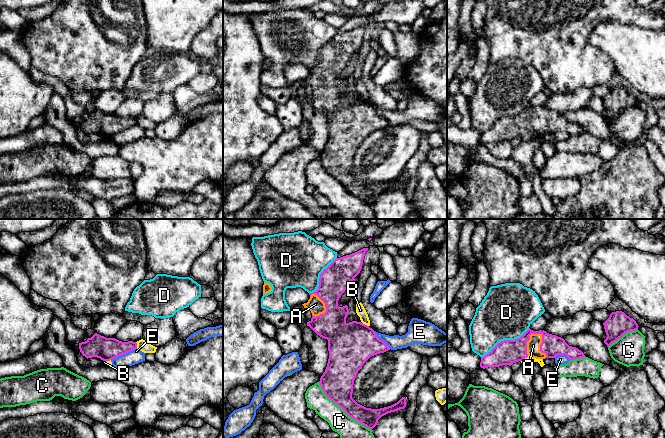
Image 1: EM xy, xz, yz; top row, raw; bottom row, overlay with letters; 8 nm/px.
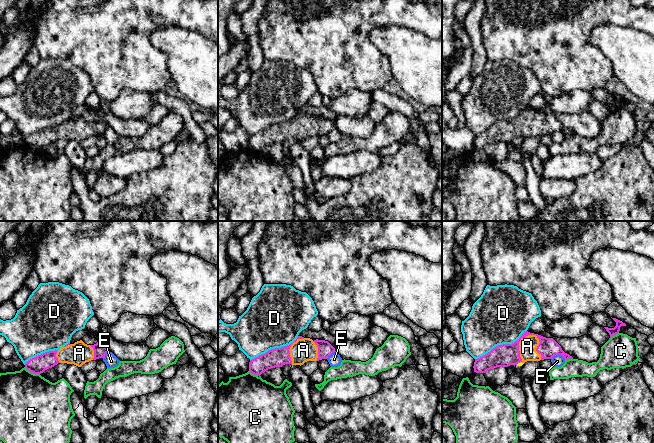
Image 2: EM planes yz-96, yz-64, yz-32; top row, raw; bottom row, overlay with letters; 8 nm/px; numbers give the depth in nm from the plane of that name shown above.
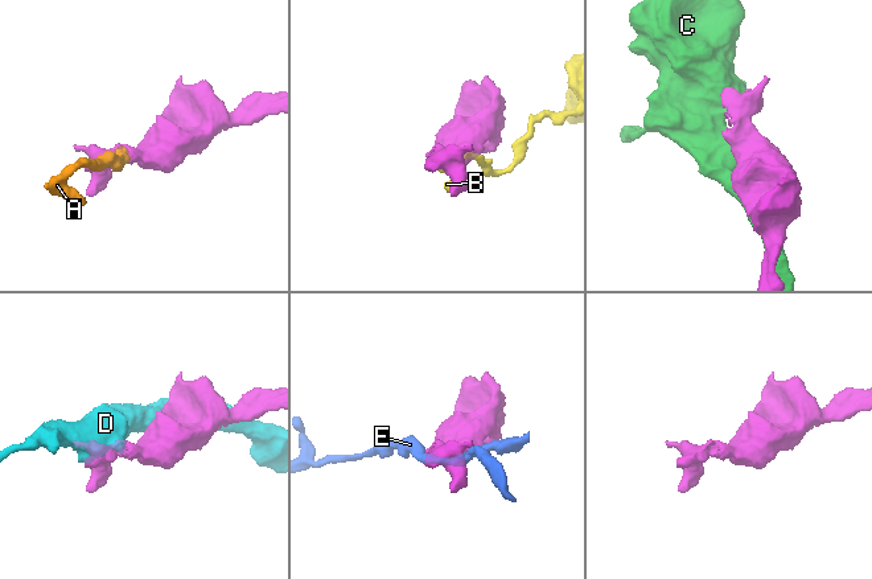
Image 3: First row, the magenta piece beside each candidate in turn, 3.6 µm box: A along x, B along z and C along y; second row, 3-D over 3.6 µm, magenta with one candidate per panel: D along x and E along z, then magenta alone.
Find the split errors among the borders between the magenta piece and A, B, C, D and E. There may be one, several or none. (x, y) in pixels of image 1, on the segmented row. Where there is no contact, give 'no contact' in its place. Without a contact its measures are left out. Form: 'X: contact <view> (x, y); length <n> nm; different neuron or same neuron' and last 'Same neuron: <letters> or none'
A: contact yz (542, 342); length 240 nm; same neuron
B: contact yz (524, 358); length 80 nm; different neuron
C: contact xz (342, 408); length 600 nm; different neuron
D: contact yz (505, 340); length 460 nm; different neuron
E: contact xy (123, 353); length 220 nm; different neuron
Same neuron: A

